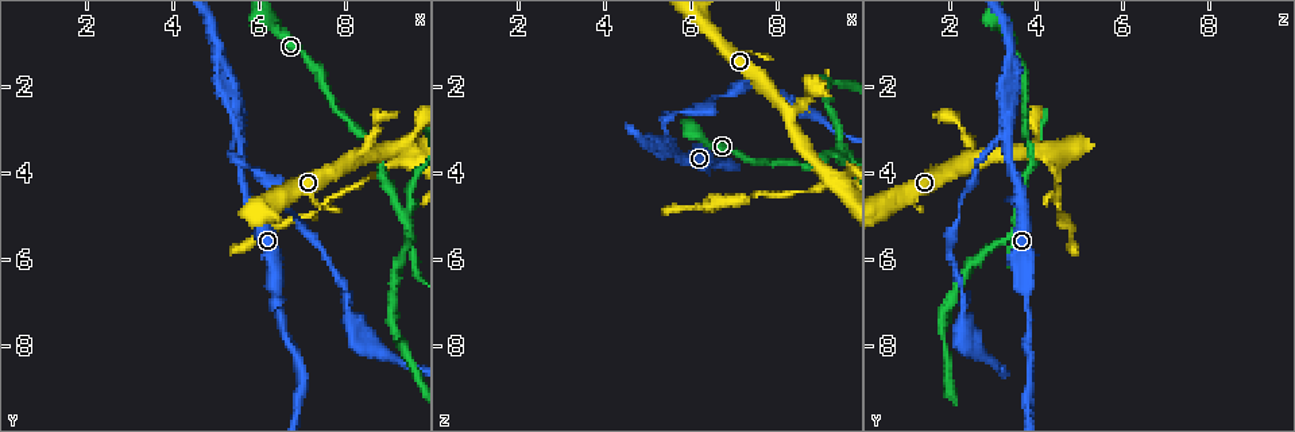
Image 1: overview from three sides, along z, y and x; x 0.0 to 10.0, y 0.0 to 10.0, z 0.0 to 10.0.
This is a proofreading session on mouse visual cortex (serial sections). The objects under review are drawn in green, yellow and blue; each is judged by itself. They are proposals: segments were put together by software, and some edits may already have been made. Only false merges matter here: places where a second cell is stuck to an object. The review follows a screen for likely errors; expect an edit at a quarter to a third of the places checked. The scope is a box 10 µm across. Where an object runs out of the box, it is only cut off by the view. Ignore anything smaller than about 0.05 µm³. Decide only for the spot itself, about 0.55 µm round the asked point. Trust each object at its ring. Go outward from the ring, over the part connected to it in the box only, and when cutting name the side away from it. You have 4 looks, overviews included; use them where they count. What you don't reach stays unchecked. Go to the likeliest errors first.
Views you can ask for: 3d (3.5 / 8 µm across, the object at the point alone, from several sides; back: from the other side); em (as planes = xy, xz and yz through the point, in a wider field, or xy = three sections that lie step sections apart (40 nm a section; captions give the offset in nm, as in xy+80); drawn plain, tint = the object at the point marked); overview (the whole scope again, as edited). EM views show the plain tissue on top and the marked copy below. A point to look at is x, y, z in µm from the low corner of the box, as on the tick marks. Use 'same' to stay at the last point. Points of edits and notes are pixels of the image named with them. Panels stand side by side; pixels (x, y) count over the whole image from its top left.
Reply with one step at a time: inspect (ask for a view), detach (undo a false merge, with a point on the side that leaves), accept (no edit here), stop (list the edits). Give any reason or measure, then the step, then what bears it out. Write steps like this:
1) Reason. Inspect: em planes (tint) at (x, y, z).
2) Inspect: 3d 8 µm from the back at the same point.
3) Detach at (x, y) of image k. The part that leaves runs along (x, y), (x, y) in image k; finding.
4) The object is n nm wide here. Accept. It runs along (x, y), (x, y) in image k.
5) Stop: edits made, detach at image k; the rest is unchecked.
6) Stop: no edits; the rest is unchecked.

Abrupt turn. Inspect: 3d 3.5 µm at (5.50, 3.25, 3.40).

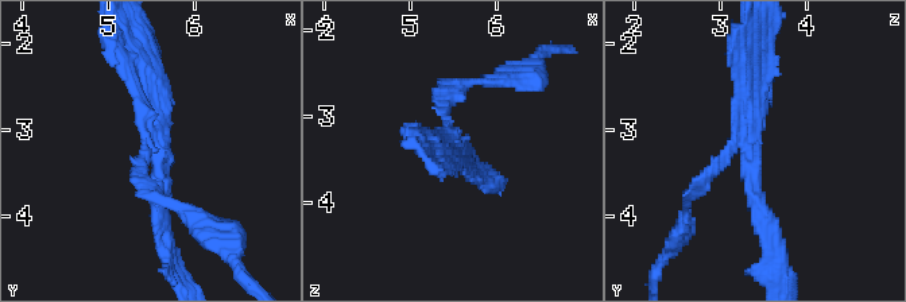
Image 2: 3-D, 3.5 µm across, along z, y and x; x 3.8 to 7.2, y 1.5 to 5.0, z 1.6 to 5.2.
Now the EM. Inspect: em xy step 2 (tint) at (5.55, 3.25, 3.30).

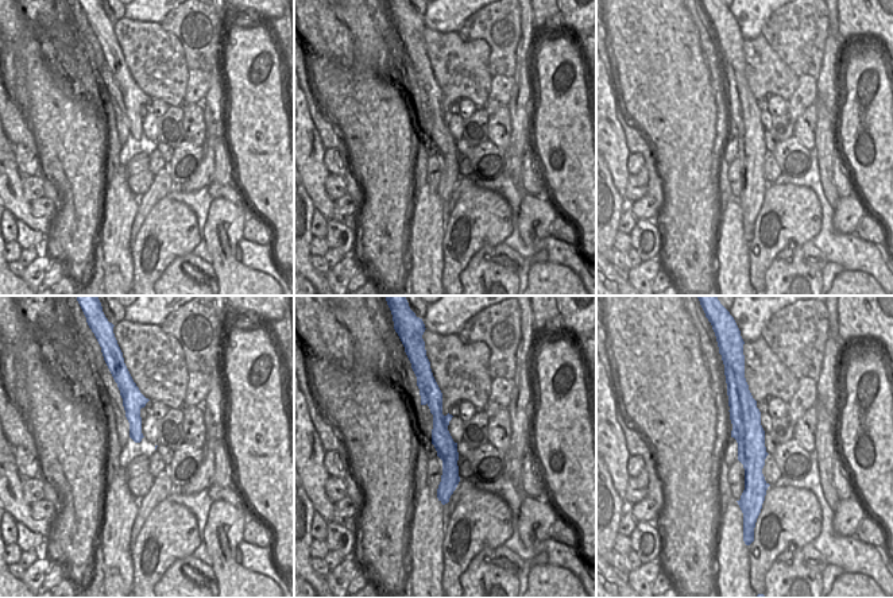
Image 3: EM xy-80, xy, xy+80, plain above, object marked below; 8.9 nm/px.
Detach at (696, 184) of image 2. The part that leaves runs along (728, 150), (688, 200), (677, 240) in image 2; two cells meet here.

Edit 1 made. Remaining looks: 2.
Three arms meet. Inspect: 3d 3.5 µm from the back at (8.25, 3.65, 2.55).

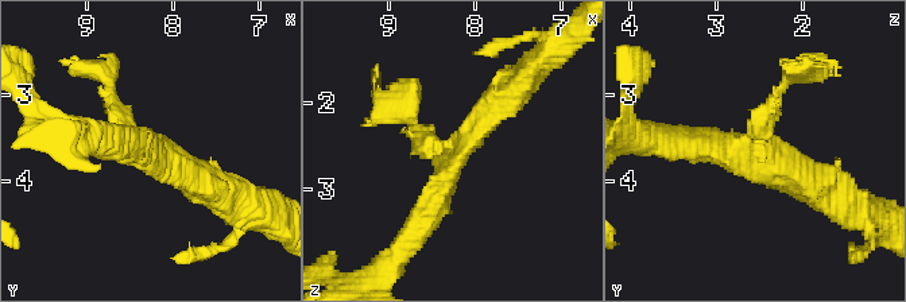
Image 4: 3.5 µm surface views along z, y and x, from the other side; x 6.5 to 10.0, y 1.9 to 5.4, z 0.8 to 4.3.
3 arms meet here; the arms are 200, 300, 350 nm wide; need the tissue. Inspect: em xy step 1 (tint) at (8.20, 3.65, 2.55).

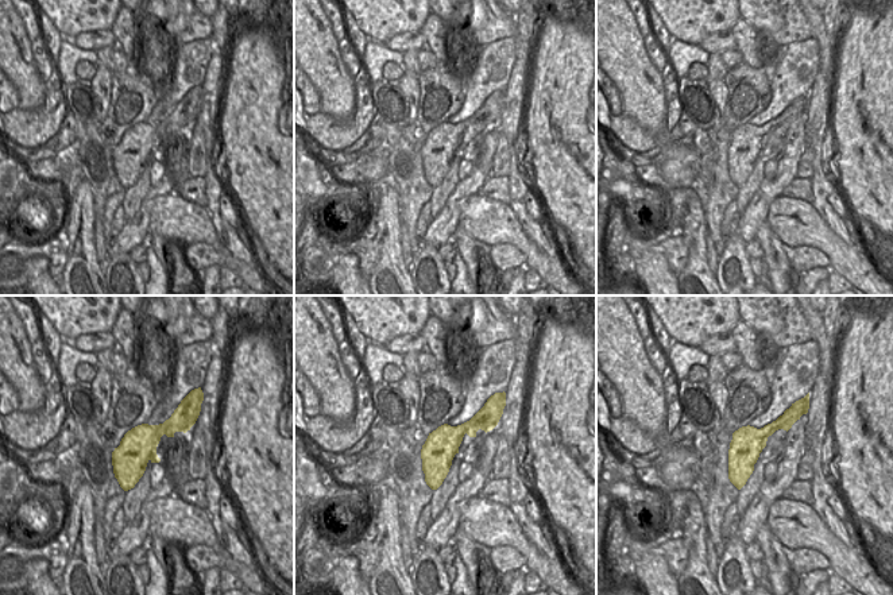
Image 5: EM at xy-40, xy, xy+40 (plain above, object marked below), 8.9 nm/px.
Detach at (775, 100) of image 4. The part that leaves runs along (759, 136), (797, 69), (831, 69) in image 4; a second cell is stuck on.

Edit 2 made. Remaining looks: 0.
Stop: edits made, detach at image 2, detach at image 4; the rest is unchecked.

